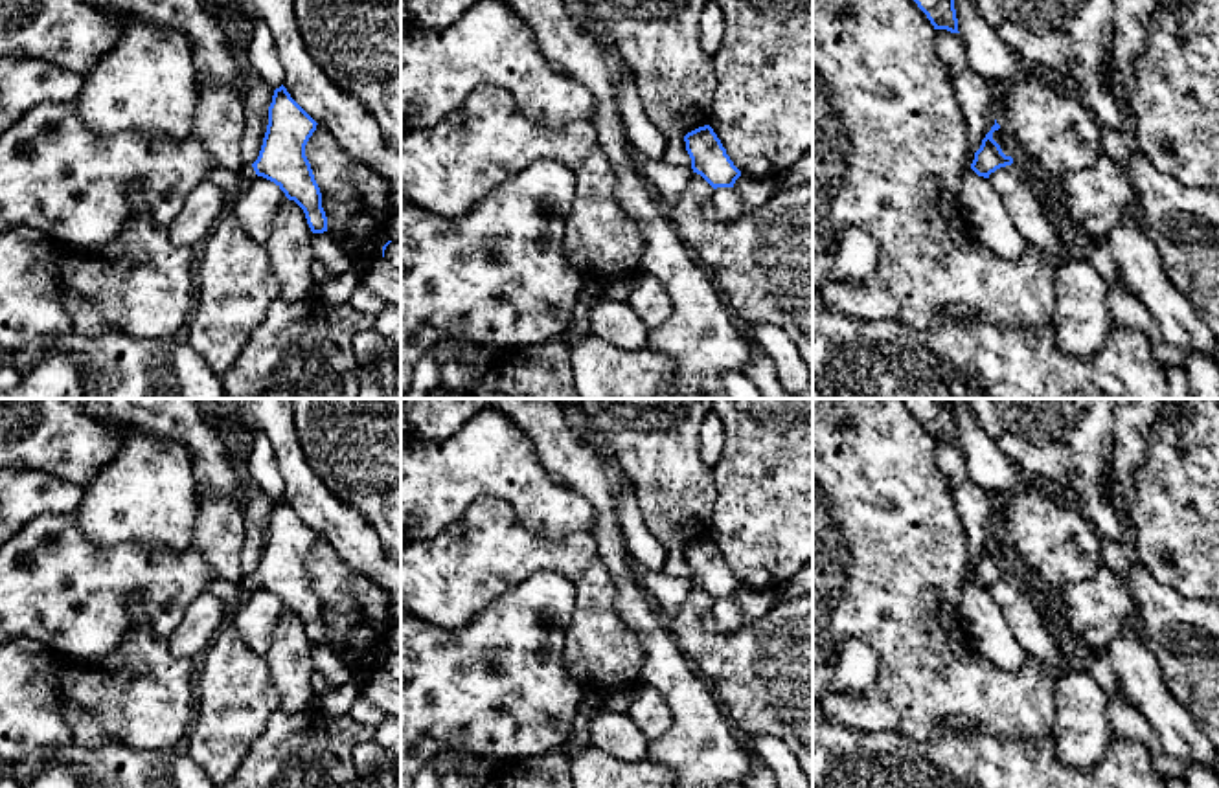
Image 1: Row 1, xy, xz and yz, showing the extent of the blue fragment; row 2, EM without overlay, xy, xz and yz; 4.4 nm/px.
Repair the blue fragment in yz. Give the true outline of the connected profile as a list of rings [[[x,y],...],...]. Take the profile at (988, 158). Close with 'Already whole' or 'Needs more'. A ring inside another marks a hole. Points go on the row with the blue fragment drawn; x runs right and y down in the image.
[[[995,119],[995,125],[982,140],[980,149],[974,152],[974,160],[971,163],[971,169],[984,178],[989,178],[991,173],[995,173],[1000,167],[1011,165],[1013,158],[1006,156],[1000,149],[1000,145],[993,140],[993,132],[998,130],[1000,125]]]. Already whole

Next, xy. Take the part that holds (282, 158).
[[[283,84],[276,88],[268,107],[268,125],[259,156],[239,171],[239,186],[228,193],[230,206],[248,191],[257,176],[263,176],[303,209],[313,233],[327,231],[322,193],[305,156],[305,145],[316,125]]]. Needs more

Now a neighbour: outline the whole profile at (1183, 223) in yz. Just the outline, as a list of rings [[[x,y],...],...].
[[[1138,152],[1125,163],[1101,154],[1092,167],[1055,178],[1054,191],[1063,208],[1061,224],[1068,224],[1085,241],[1105,237],[1122,222],[1127,204],[1138,202],[1140,228],[1155,242],[1171,285],[1212,329],[1217,349],[1210,356],[1219,366],[1219,187],[1188,187]]]

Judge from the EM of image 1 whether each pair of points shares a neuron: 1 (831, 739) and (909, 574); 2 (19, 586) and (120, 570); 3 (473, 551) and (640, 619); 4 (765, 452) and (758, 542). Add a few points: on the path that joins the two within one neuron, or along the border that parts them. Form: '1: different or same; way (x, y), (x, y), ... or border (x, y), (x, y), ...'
1: different; border (831, 719), (861, 730), (881, 731)
2: same; way (45, 583), (50, 583), (63, 570), (94, 570)
3: different; border (605, 568), (615, 585), (615, 612), (640, 647)
4: same; way (763, 474), (763, 520)

